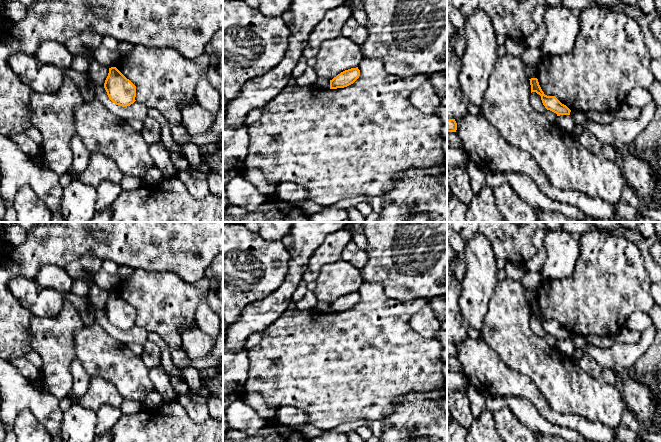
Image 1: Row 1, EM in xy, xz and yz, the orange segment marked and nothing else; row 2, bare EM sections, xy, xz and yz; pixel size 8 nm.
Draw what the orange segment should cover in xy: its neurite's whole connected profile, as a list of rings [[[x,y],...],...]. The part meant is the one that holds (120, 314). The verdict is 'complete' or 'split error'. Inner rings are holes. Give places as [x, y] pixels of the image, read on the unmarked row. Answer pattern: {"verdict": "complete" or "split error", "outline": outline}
{"verdict": "complete", "outline": [[[116,291],[109,292],[104,312],[109,323],[116,329],[127,331],[136,325],[136,310]]]}

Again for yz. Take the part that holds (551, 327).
{"verdict": "complete", "outline": [[[531,302],[529,304],[531,309],[531,317],[536,316],[541,320],[542,327],[547,334],[556,337],[557,340],[570,339],[571,334],[566,329],[562,328],[555,320],[547,320],[544,318],[537,302]]]}

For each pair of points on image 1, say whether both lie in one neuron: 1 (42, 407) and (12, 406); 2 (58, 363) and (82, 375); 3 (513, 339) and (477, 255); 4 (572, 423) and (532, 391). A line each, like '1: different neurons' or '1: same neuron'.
1: same neuron
2: different neurons
3: different neurons
4: same neuron

